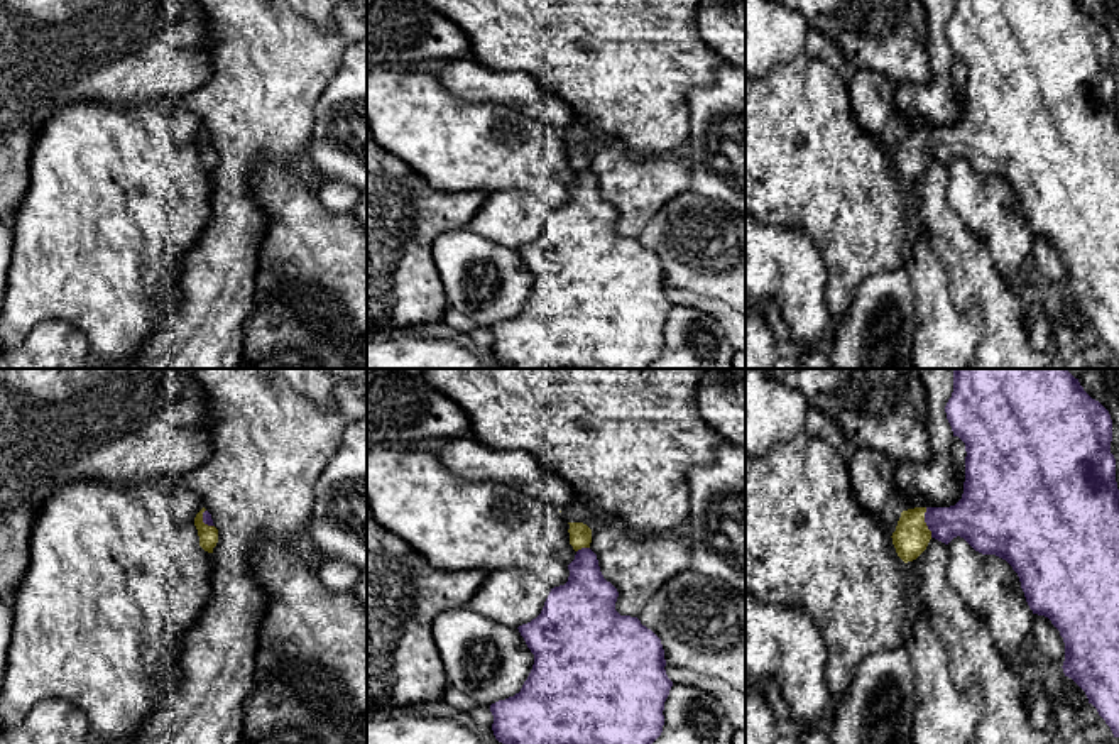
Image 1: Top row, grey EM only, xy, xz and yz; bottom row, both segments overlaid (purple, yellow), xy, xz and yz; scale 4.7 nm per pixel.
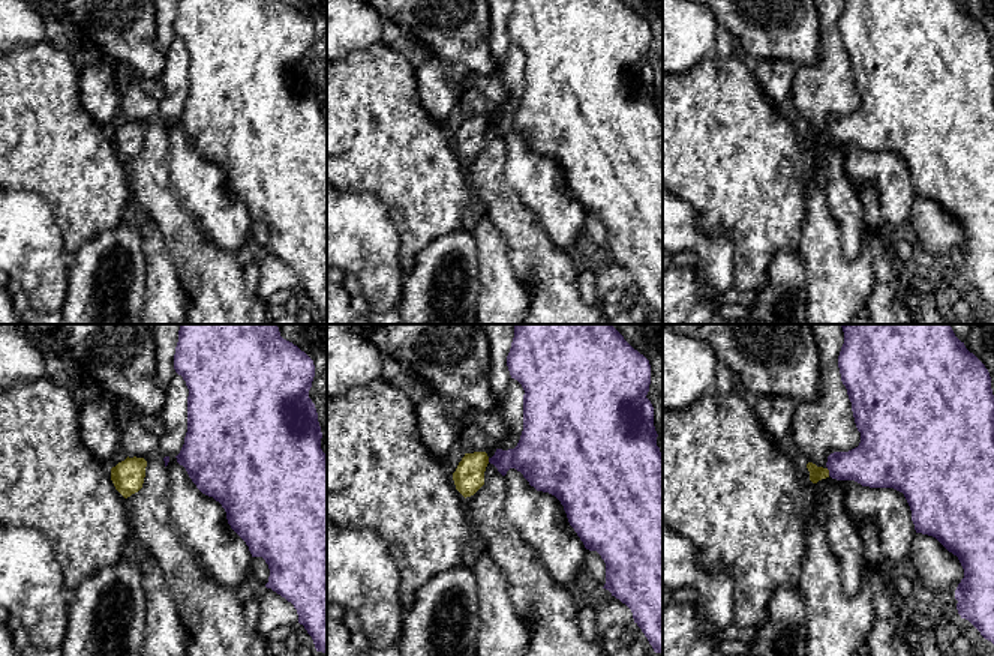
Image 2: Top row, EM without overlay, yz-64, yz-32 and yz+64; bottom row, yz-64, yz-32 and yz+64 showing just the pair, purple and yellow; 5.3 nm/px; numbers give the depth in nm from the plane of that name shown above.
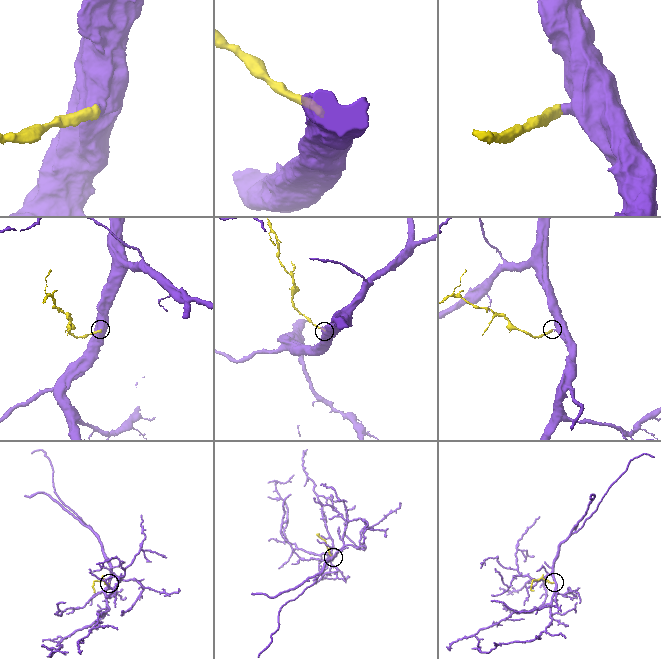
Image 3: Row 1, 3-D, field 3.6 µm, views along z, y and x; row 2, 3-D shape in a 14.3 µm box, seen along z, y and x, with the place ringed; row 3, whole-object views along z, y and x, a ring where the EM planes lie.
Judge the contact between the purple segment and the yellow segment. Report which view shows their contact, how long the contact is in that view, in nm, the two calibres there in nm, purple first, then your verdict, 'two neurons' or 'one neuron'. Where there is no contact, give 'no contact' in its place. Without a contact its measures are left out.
yz | 150 nm | 240/170 nm | one neuron

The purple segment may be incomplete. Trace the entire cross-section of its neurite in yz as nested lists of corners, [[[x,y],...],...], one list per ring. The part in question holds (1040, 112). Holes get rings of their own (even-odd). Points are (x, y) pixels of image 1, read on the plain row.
[[[953,0],[953,14],[945,27],[953,57],[965,64],[965,103],[962,120],[950,129],[914,129],[901,134],[892,166],[898,178],[908,184],[916,181],[935,159],[948,166],[953,159],[963,159],[975,172],[996,176],[1006,181],[1018,194],[1026,223],[1033,235],[1045,237],[1060,252],[1065,264],[1063,294],[1087,316],[1099,336],[1119,358],[1119,110],[1116,103],[1116,79],[1111,74],[1112,41],[1109,32],[1092,20],[1078,0]]]

